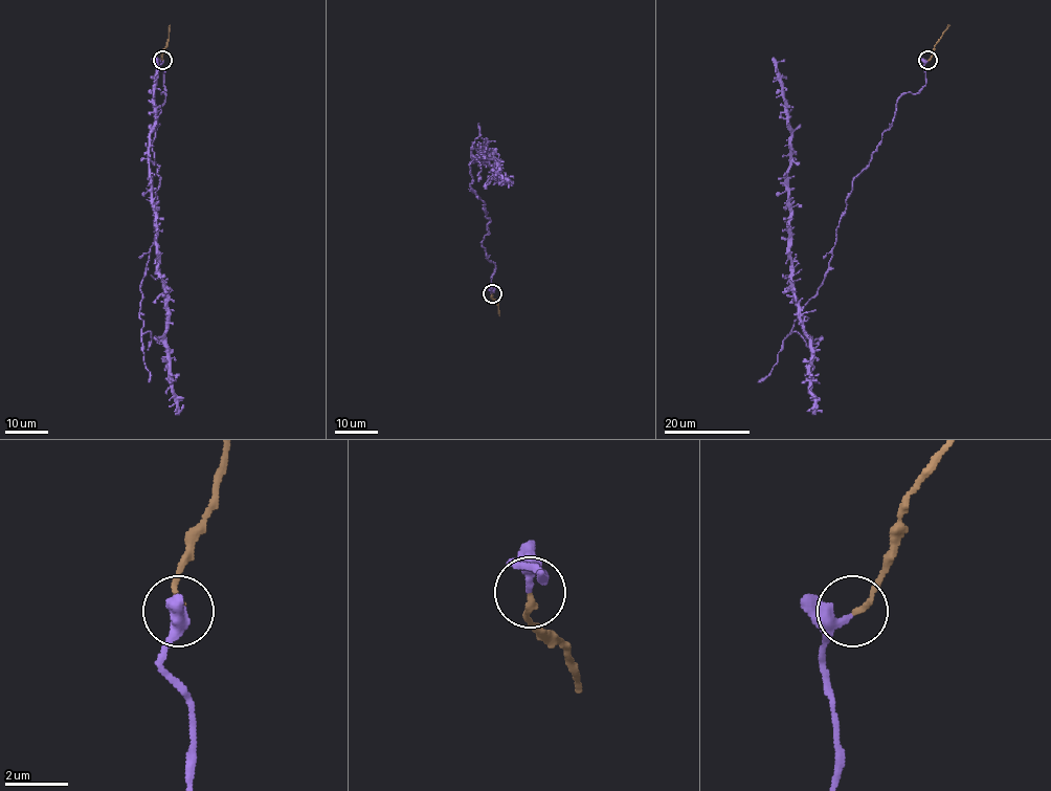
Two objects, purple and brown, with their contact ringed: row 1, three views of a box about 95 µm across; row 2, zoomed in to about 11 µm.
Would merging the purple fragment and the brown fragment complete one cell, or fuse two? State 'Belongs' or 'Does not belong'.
Belongs

